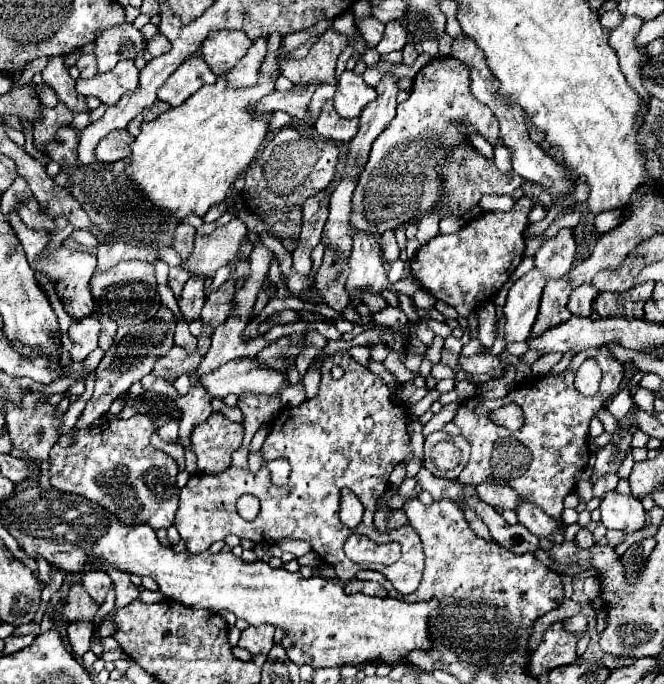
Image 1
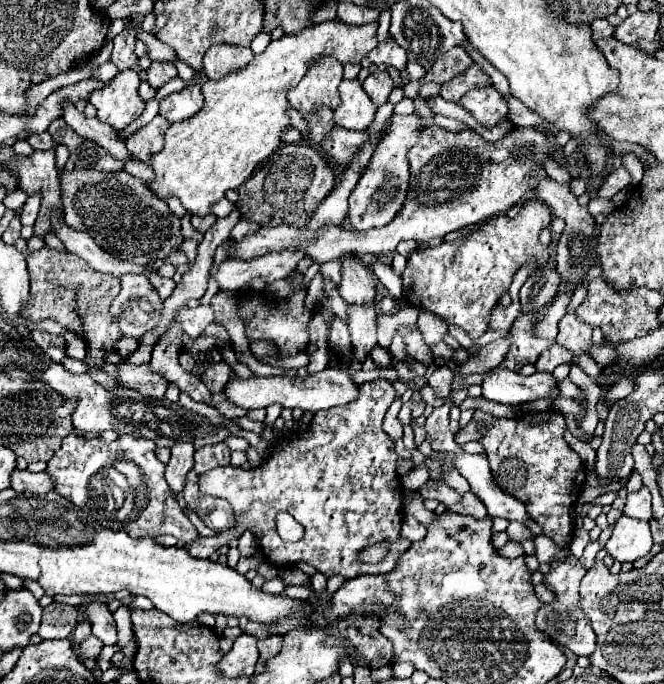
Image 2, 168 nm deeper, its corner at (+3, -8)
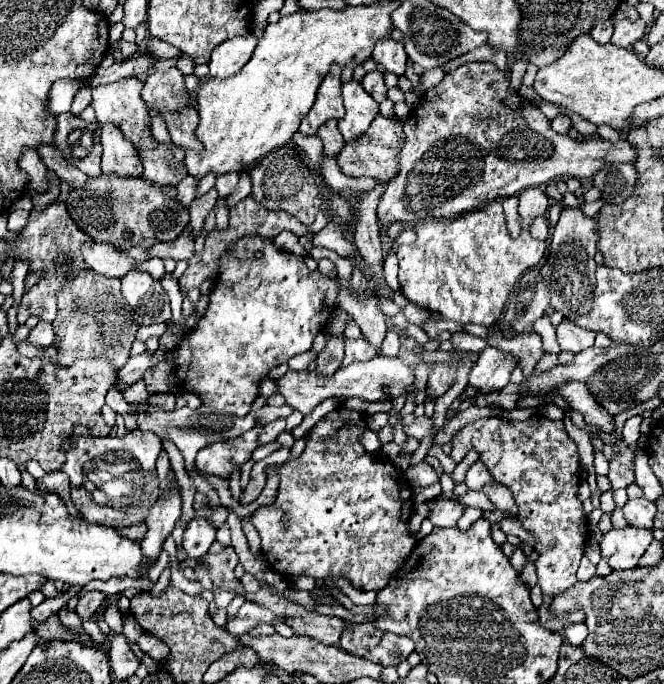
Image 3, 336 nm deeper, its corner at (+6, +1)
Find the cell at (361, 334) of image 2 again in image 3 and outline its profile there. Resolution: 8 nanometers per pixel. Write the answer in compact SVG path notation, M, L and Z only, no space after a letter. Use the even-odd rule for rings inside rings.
M365 335L357 337L357 339L345 339L345 357L343 357L343 365L349 365L353 361L367 361L371 357L377 355L377 347L371 345Z

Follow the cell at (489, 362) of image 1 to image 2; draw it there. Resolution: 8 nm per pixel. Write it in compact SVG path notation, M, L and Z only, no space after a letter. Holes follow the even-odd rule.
M492 370L482 382L482 396L502 404L526 404L538 398L558 398L560 388L550 372L522 376L512 370Z

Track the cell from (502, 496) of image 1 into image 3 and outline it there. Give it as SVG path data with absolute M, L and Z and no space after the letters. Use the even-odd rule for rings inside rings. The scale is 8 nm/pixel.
M439 499L437 503L431 505L429 509L429 519L433 525L437 527L453 527L457 525L459 517L463 515L463 503L455 501L455 499Z

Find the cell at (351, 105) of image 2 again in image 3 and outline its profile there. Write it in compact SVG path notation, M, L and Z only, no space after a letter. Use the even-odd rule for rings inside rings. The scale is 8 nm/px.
M347 81L341 89L345 101L345 115L339 119L339 131L343 133L345 141L353 141L369 129L371 121L379 113L379 105L359 81Z

